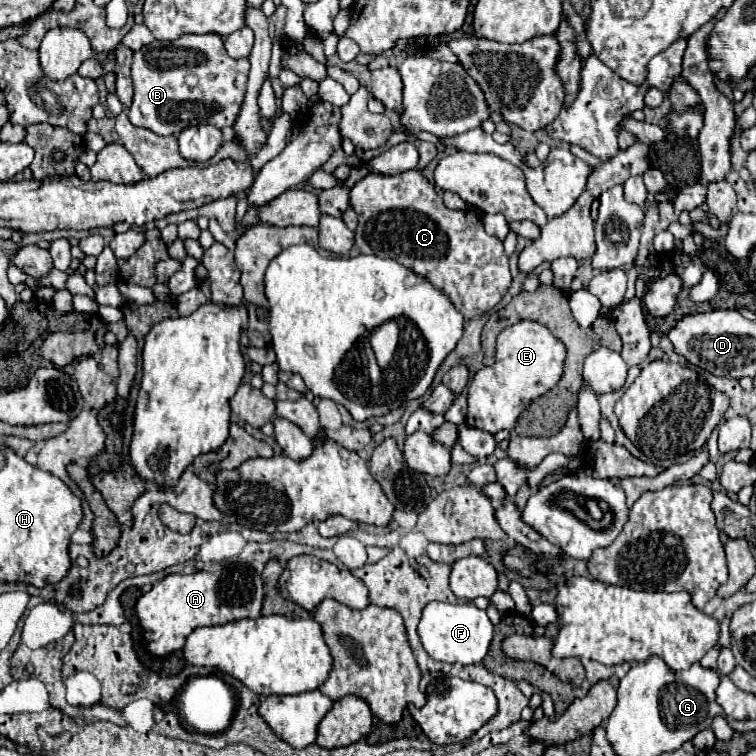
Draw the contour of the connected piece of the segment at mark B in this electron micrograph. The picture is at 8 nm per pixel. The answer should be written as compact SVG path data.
M188 34L174 42L154 40L134 52L134 100L128 118L134 126L148 128L162 136L174 136L188 126L200 124L230 128L244 102L248 70L250 62L246 58L230 58L222 38L216 34Z

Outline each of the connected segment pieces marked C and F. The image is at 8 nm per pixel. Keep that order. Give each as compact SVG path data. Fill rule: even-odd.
M418 170L398 176L368 174L352 186L350 206L358 214L354 246L362 254L398 260L424 276L452 300L466 320L494 308L508 292L510 270L502 240L490 236L472 210L446 208L442 196Z
M428 602L420 616L418 636L430 658L438 662L460 662L460 664L478 664L486 656L492 642L494 626L488 620L486 612L476 608L472 602L466 604L446 604L446 602Z

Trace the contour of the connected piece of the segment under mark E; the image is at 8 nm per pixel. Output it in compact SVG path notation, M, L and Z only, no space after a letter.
M520 320L514 326L504 328L498 336L496 364L478 370L468 386L466 424L490 434L512 430L528 404L558 384L564 370L564 358L564 344L546 326L532 320Z

